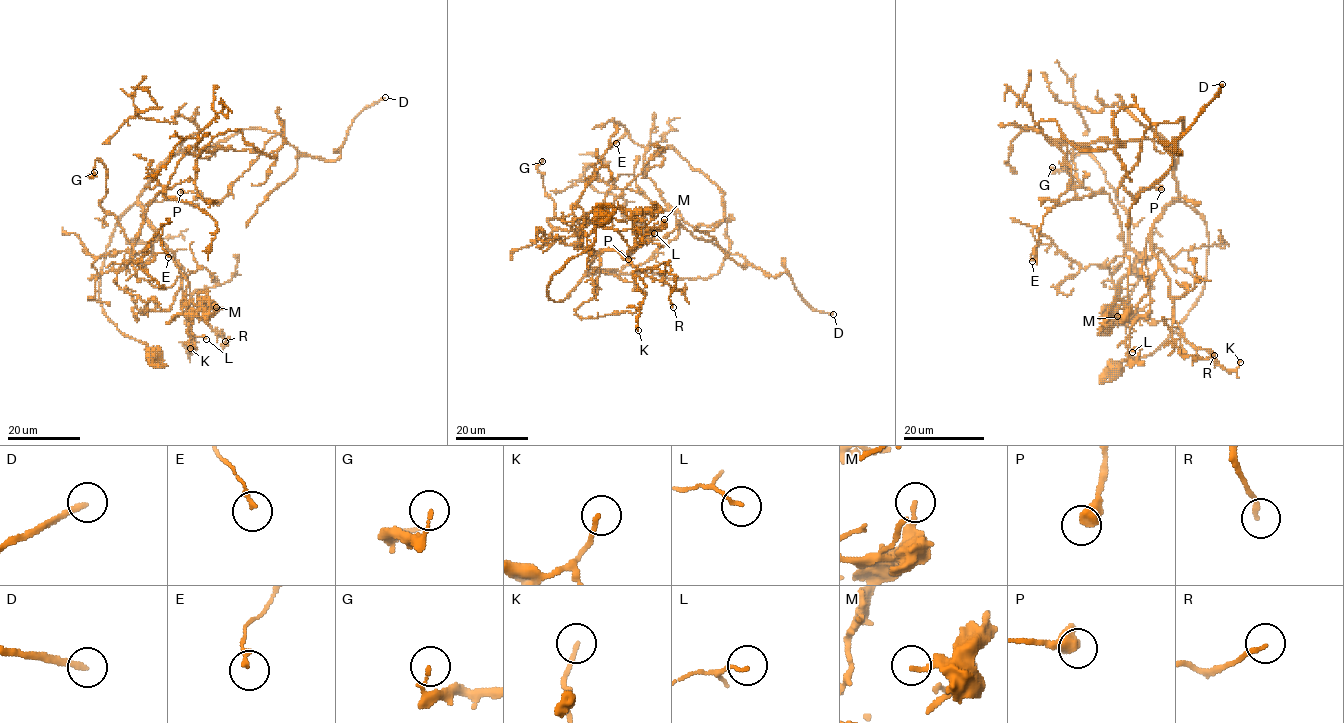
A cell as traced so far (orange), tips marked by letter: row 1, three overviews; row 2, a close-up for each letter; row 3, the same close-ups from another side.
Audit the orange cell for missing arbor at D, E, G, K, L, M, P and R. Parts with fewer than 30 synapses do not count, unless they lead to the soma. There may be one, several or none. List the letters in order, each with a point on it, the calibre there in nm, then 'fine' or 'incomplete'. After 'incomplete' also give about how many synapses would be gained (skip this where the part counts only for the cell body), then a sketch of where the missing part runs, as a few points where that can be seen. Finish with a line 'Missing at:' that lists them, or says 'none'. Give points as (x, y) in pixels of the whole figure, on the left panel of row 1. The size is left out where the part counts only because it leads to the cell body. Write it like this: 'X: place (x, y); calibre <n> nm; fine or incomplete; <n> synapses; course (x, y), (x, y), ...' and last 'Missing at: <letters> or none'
D: place (385, 97); calibre 240 nm; incomplete; 150 synapses
E: place (168, 257); calibre 180 nm; fine
G: place (94, 172); calibre 120 nm; fine
K: place (190, 348); calibre 160 nm; fine
L: place (206, 339); calibre 130 nm; fine
M: place (216, 307); calibre 190 nm; fine
P: place (180, 192); calibre 550 nm; fine
R: place (225, 341); calibre 160 nm; fine
Missing at: D

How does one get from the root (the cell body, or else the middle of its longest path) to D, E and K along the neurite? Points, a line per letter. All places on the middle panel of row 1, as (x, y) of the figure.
D: (603, 215), (550, 299), (597, 270), (708, 278), (737, 253), (833, 314)
E: (603, 215), (594, 242), (552, 276), (550, 299), (566, 298), (605, 248), (585, 249), (572, 206), (616, 143)
K: (603, 215), (594, 242), (552, 276), (547, 295), (566, 298), (601, 250), (617, 250), (638, 269), (638, 330)

